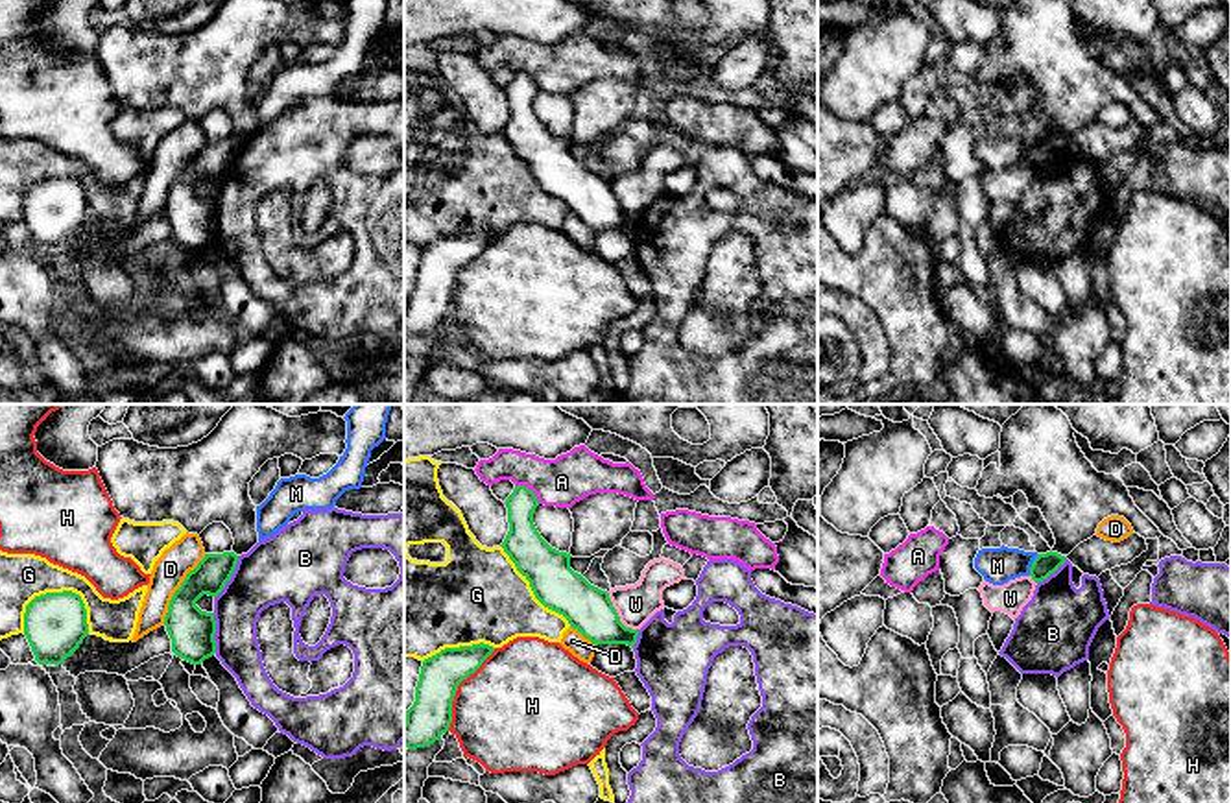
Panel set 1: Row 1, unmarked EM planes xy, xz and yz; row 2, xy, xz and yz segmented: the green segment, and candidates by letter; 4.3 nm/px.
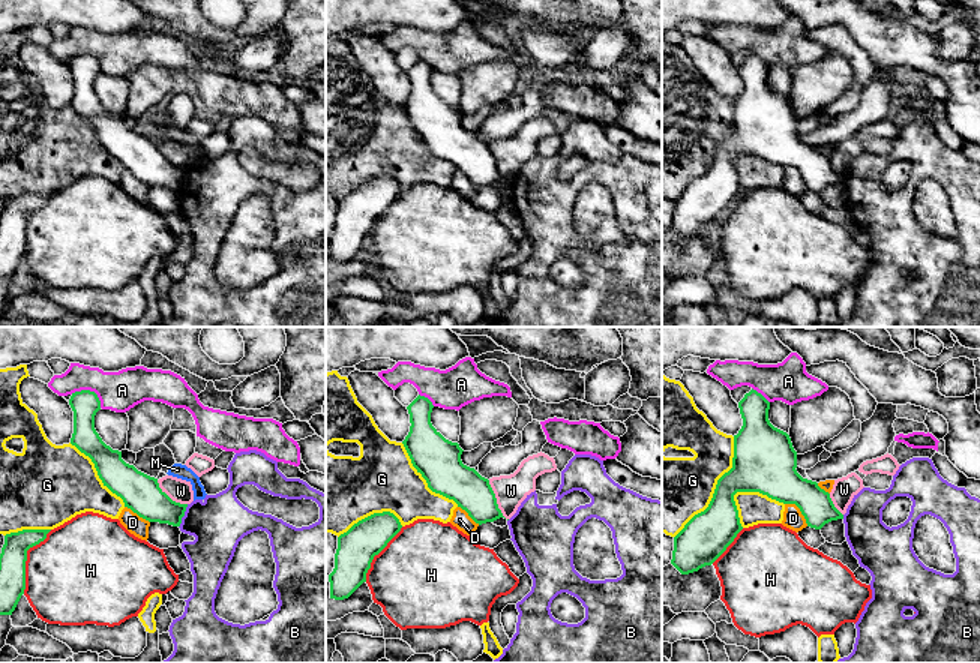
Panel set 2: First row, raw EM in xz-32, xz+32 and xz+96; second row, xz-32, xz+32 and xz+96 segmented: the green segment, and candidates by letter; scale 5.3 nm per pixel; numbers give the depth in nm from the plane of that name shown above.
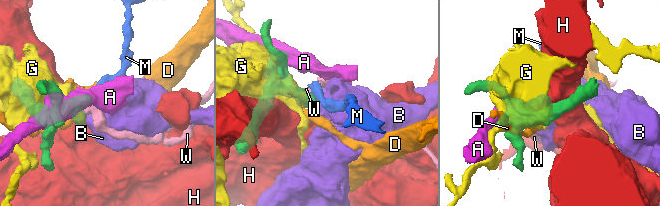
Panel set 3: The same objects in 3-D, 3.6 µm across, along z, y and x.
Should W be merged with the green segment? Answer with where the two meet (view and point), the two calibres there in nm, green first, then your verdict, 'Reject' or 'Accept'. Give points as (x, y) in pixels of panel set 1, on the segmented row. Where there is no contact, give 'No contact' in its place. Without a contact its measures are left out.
Touches green at xz (617, 615). Thickness 200 nm (green) against 180 nm. Reject

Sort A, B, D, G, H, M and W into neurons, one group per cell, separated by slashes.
A / B / D / G / H / M / W

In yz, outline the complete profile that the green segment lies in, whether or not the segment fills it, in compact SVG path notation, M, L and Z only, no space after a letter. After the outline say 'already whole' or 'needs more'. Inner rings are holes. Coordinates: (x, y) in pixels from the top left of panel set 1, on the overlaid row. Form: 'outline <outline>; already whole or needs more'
outline M1046 552L1046 554L1037 554L1037 557L1034 559L1032 567L1030 567L1030 576L1035 583L1046 580L1050 574L1054 574L1063 563L1065 563L1065 556L1058 554L1058 552Z; already whole

